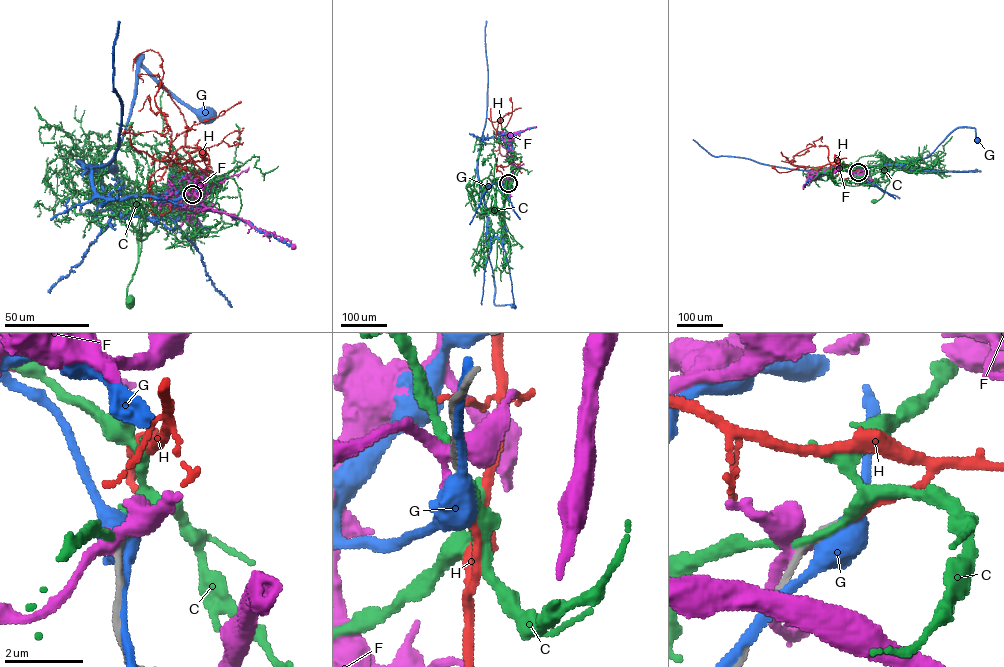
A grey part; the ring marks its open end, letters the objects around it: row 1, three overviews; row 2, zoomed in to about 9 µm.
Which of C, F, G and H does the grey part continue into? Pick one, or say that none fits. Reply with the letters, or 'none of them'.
H

